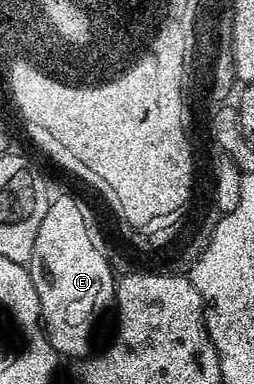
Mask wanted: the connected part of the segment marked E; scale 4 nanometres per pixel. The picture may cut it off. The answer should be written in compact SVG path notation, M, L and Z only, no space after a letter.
M72 195L51 200L34 237L34 253L26 264L40 302L44 334L57 356L69 355L79 361L93 350L92 330L104 310L109 310L116 294L116 279L106 256L92 240L84 211Z

